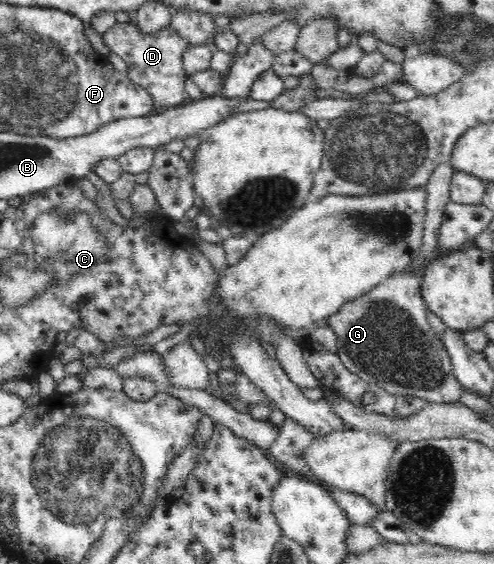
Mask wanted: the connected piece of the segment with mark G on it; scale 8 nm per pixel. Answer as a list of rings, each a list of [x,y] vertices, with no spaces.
[[[405,271],[398,272],[392,277],[375,286],[362,298],[346,302],[334,316],[330,316],[331,328],[337,335],[337,352],[341,362],[348,370],[365,382],[378,384],[389,394],[402,394],[403,396],[416,396],[424,398],[428,403],[454,404],[460,401],[462,385],[452,375],[452,366],[449,356],[439,342],[434,328],[426,319],[426,305],[421,295],[421,280],[417,275]]]

